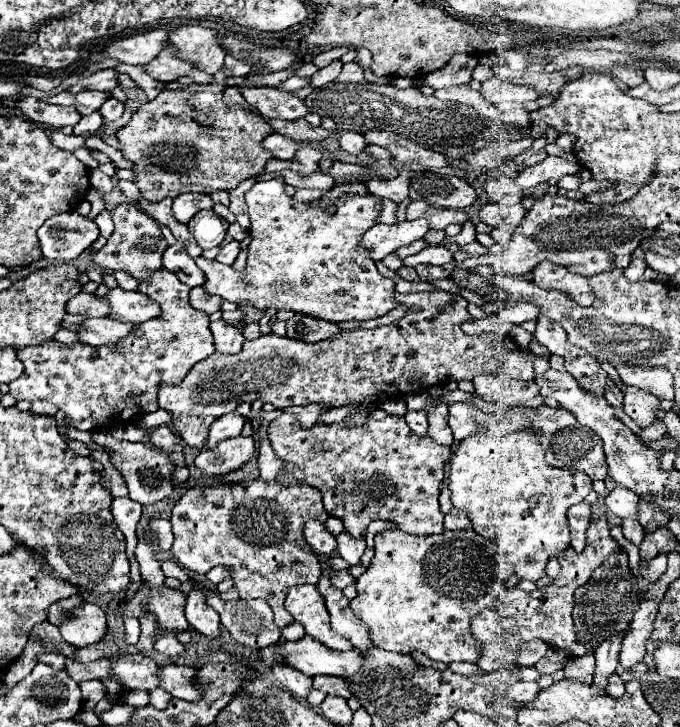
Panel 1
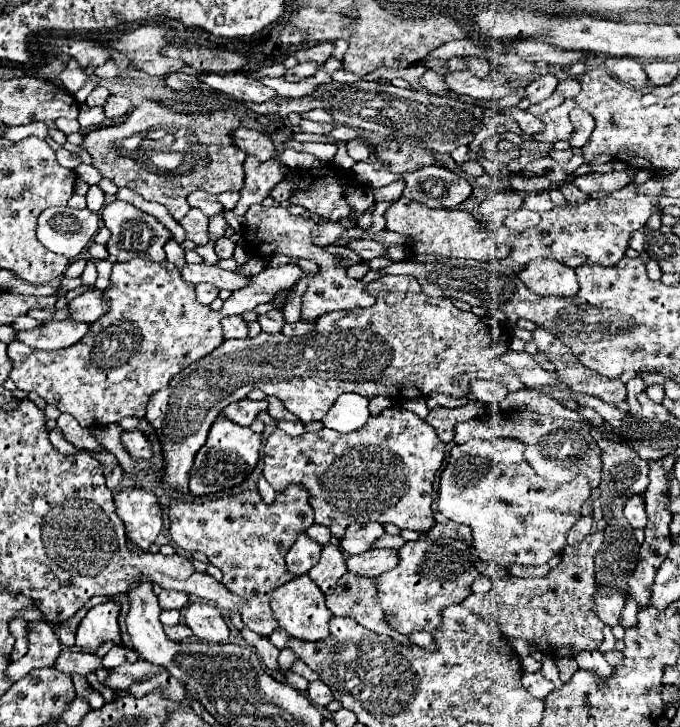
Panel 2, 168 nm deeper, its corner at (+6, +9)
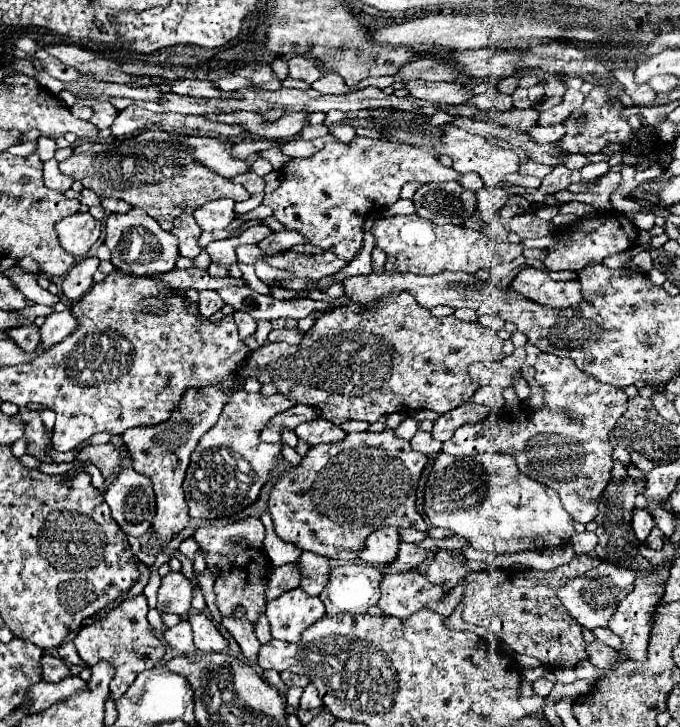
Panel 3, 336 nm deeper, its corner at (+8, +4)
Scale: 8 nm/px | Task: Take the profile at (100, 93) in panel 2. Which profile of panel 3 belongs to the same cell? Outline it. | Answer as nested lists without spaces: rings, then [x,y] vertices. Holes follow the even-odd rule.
[[[98,101],[92,105],[92,123],[98,127],[98,129],[106,129],[112,125],[114,117],[116,117],[116,109],[110,101]]]

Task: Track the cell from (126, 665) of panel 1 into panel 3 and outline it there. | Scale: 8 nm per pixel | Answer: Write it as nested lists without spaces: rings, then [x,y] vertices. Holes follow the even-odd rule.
[[[44,655],[40,663],[42,663],[42,679],[44,679],[44,681],[58,683],[58,681],[62,681],[64,677],[68,677],[68,675],[70,675],[68,665],[66,665],[60,657]]]

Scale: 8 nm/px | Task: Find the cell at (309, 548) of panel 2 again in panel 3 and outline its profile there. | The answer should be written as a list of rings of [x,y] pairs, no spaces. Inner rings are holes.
[[[296,561],[286,563],[282,567],[276,567],[274,575],[272,575],[272,583],[268,585],[268,601],[276,599],[278,595],[300,587],[300,567]]]

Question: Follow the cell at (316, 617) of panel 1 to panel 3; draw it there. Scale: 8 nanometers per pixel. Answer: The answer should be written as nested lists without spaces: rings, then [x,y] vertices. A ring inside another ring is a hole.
[[[300,587],[272,599],[266,605],[266,617],[270,621],[272,637],[288,643],[298,643],[302,633],[318,619],[324,617],[324,603],[300,591]]]

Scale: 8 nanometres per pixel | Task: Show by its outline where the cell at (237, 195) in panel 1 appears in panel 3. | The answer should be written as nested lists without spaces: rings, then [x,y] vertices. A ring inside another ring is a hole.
[[[248,171],[248,173],[244,173],[244,175],[236,175],[234,181],[236,181],[236,183],[242,183],[242,185],[252,193],[252,195],[264,191],[264,185],[266,185],[264,177],[260,177],[260,175],[252,173],[252,171]]]

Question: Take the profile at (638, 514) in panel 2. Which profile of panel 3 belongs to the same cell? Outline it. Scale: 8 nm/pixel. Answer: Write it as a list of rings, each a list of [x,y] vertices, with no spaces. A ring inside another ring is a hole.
[[[636,507],[632,513],[632,529],[634,529],[638,541],[644,541],[648,537],[648,533],[652,531],[652,527],[654,527],[654,519],[648,515],[648,511]]]

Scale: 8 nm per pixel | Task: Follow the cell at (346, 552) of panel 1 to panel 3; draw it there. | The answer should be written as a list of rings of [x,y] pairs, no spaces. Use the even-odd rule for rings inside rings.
[[[384,527],[374,531],[372,535],[366,537],[364,541],[364,549],[360,551],[358,561],[364,565],[384,565],[394,561],[396,551],[400,545],[400,537],[398,537],[398,529],[396,527]]]

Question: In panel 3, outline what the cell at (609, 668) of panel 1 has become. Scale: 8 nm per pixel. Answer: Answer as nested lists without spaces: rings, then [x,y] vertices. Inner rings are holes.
[[[600,563],[596,569],[572,579],[562,591],[558,591],[558,599],[564,603],[568,613],[586,629],[596,629],[596,627],[608,627],[610,617],[614,615],[618,603],[632,591],[634,587],[634,577],[636,573],[632,569],[620,569],[614,567],[612,563]]]

